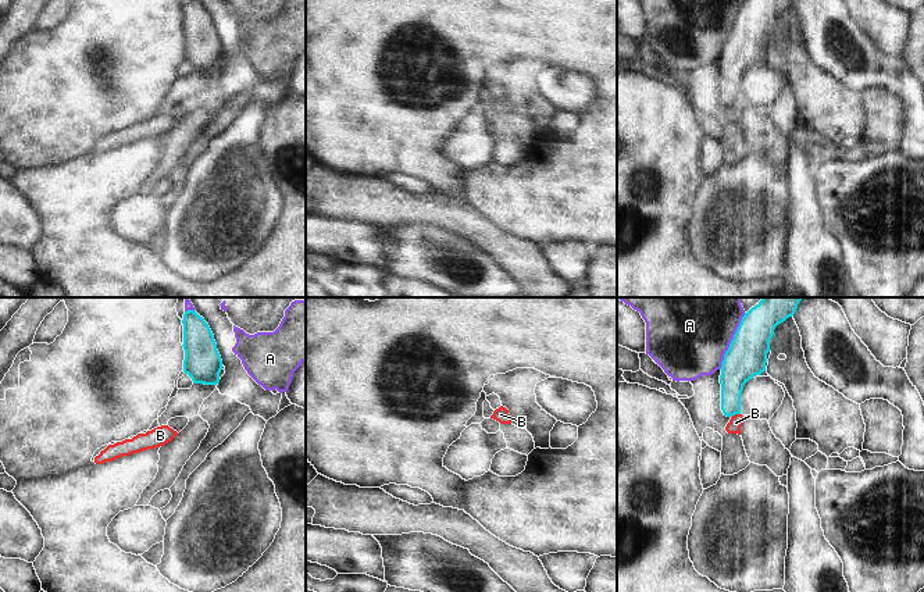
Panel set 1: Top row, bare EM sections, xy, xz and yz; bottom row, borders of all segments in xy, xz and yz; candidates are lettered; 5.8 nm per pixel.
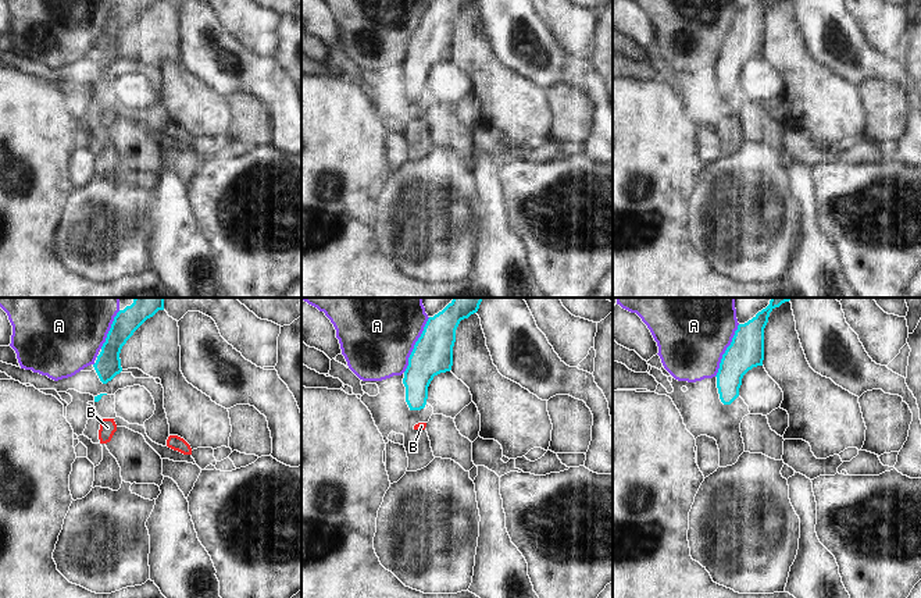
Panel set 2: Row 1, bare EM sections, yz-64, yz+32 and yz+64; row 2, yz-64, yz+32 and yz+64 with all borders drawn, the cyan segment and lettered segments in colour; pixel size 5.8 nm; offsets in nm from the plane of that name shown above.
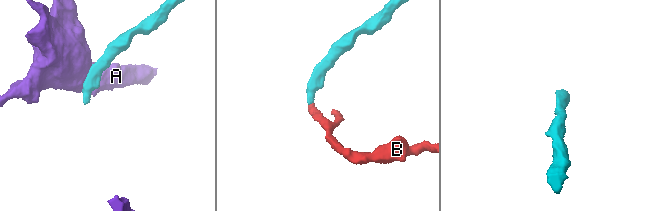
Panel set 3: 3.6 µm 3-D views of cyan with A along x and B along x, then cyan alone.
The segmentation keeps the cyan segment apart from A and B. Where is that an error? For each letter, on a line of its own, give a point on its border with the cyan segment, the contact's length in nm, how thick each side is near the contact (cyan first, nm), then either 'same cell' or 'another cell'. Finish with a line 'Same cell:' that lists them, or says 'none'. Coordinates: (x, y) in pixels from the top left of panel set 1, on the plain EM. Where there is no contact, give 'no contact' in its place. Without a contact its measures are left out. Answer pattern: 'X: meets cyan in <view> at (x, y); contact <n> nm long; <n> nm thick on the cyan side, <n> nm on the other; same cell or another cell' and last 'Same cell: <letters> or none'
A: meets cyan in yz at (731, 29); contact 360 nm long; 240 nm thick on the cyan side, 400 nm on the other; another cell
B: meets cyan in yz at (735, 102); contact 60 nm long; 180 nm thick on the cyan side, 80 nm on the other; another cell
Same cell: none

